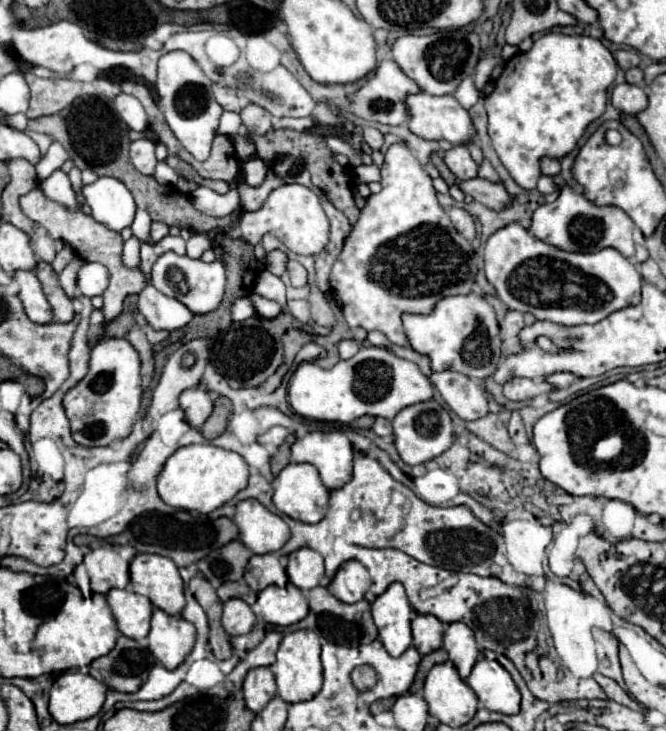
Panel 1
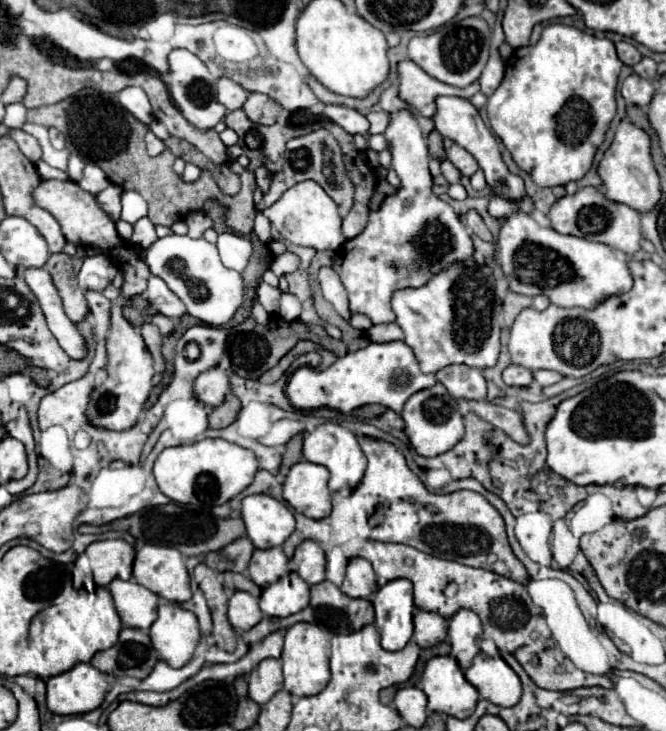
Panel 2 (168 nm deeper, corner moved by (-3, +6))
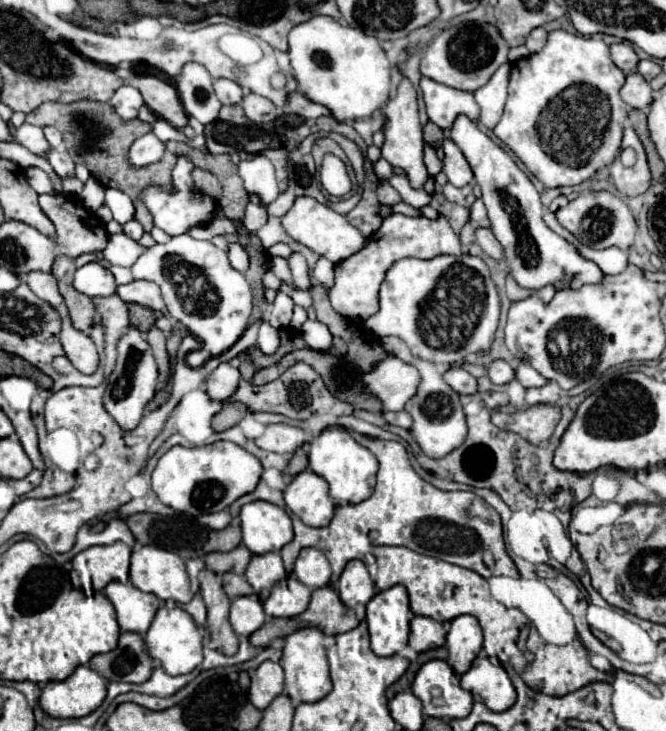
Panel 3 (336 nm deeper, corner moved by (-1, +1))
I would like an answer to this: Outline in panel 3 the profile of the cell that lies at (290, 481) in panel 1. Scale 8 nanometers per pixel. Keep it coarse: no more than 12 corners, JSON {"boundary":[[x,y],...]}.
{"boundary":[[313,471],[285,489],[287,507],[309,527],[325,527],[335,503]]}

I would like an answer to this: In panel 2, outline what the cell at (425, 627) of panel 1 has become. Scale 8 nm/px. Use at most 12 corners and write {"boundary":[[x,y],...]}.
{"boundary":[[417,610],[413,638],[421,648],[447,636],[447,620],[435,612]]}

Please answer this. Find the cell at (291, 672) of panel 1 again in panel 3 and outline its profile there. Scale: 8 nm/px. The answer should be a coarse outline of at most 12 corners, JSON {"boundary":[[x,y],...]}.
{"boundary":[[313,627],[285,637],[279,665],[295,705],[331,691],[323,639]]}

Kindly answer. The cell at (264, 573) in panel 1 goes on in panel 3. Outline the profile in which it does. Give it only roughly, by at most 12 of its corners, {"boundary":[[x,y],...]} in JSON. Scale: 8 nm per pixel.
{"boundary":[[279,553],[253,555],[245,577],[267,593],[287,573]]}

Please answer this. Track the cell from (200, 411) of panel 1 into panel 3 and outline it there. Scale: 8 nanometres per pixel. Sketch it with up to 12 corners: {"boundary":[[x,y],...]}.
{"boundary":[[221,363],[207,377],[213,401],[229,399],[239,383],[239,369]]}

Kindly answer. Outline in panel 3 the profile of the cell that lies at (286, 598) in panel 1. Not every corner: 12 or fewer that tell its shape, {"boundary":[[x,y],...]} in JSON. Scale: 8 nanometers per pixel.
{"boundary":[[293,575],[281,579],[263,603],[267,617],[297,617],[311,589]]}

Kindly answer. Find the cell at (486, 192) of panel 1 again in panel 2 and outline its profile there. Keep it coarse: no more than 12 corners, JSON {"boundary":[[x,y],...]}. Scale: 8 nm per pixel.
{"boundary":[[449,160],[441,162],[441,174],[449,184],[461,182],[461,172]]}

